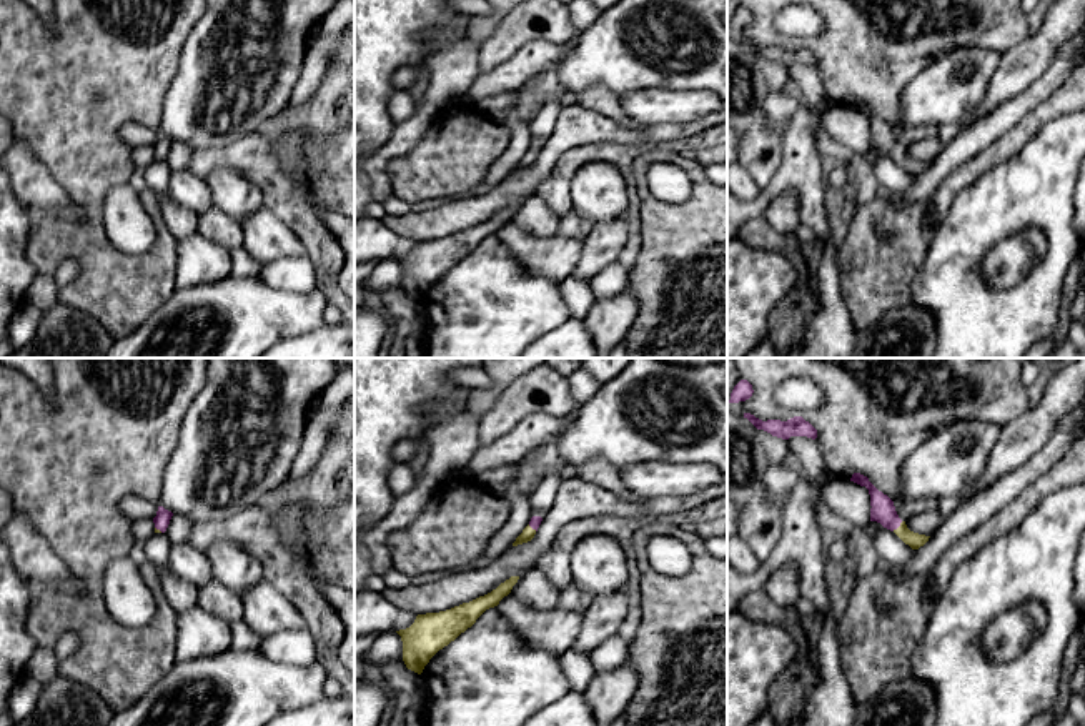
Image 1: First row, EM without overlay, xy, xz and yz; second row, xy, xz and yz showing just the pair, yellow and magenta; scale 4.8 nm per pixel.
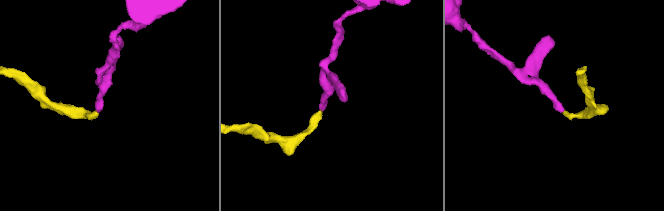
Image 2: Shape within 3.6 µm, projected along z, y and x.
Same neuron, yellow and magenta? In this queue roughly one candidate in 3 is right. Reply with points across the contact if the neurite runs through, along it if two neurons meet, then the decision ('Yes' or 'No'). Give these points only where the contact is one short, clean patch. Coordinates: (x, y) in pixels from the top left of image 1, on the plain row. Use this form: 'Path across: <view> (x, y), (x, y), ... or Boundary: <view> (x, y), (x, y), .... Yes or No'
Path across: yz (914, 167), (899, 154), (882, 137). Yes

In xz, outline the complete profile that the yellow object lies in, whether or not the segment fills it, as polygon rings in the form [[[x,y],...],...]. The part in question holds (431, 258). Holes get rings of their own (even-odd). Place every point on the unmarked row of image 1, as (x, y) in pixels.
[[[511,203],[491,220],[451,236],[418,241],[409,255],[396,258],[403,268],[406,295],[421,301],[439,276],[471,255],[486,236],[498,233],[518,206],[519,203]]]

